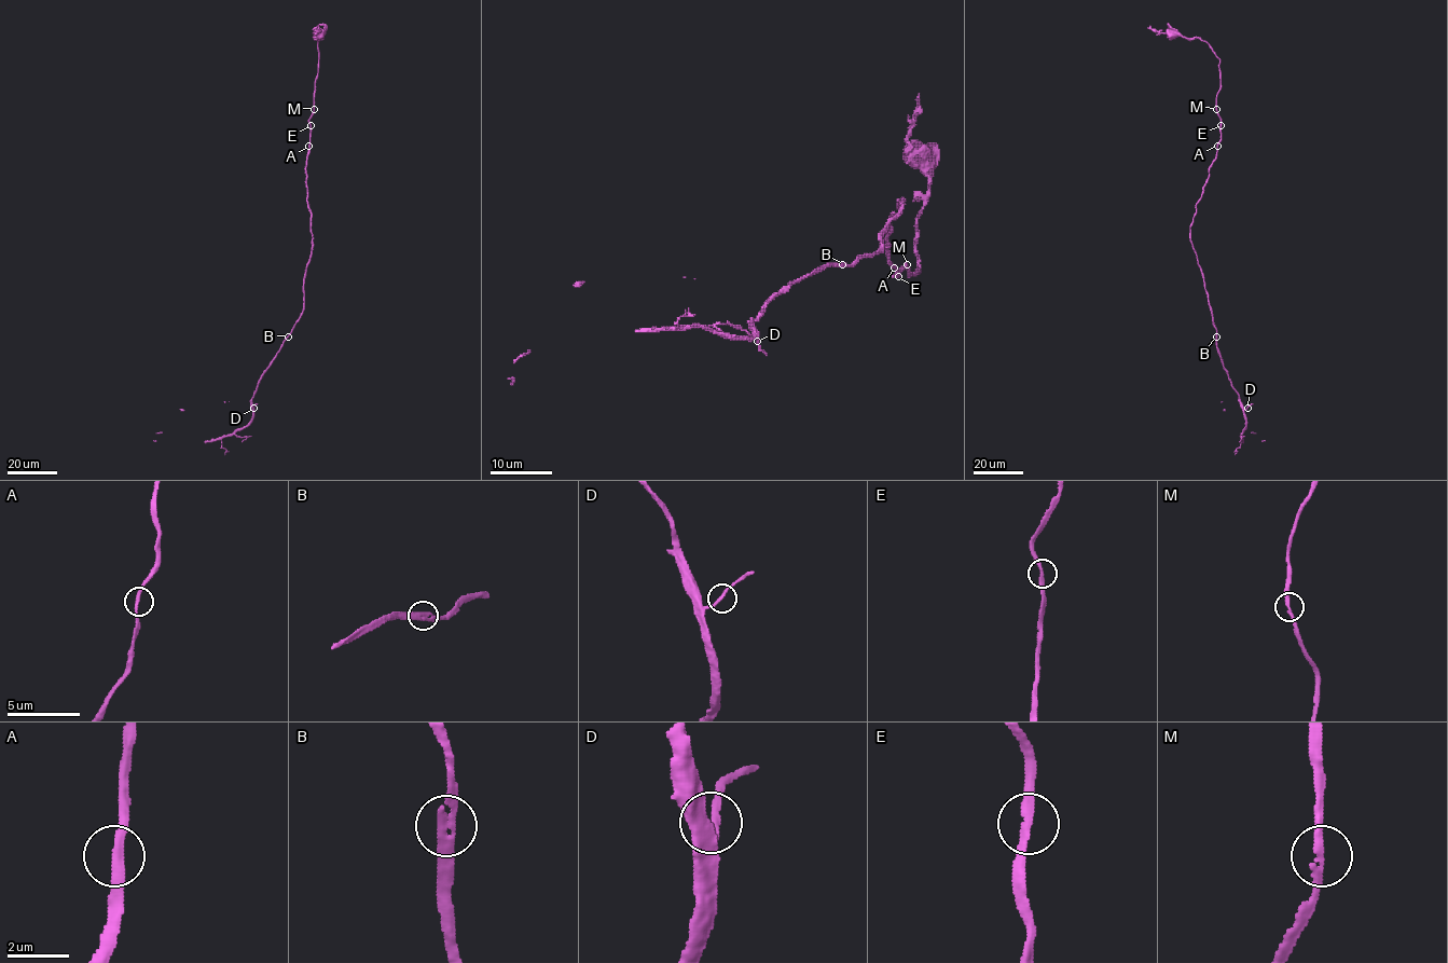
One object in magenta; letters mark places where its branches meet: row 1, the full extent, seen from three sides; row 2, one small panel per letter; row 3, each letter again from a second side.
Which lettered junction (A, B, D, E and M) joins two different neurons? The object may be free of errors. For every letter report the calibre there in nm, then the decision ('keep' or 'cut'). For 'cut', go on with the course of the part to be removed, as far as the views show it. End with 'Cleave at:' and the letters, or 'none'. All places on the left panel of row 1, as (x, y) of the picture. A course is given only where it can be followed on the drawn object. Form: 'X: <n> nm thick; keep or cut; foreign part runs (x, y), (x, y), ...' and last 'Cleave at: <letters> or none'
A: 240 nm thick; keep
B: 220 nm thick; keep
D: 200 nm thick; keep
E: 240 nm thick; keep
M: 240 nm thick; keep
Cleave at: none

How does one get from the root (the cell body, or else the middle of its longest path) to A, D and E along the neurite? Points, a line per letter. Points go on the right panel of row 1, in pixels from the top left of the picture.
A: (1172, 32), (1205, 41), (1219, 59), (1216, 110), (1221, 119), (1221, 140), (1217, 146)
D: (1172, 32), (1205, 41), (1219, 59), (1221, 140), (1196, 205), (1190, 242), (1217, 352), (1240, 406), (1247, 408)
E: (1172, 32), (1205, 41), (1219, 59), (1216, 110), (1221, 125)

